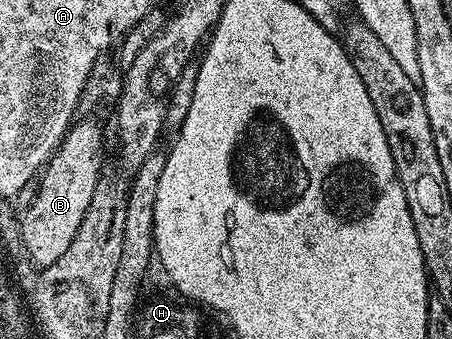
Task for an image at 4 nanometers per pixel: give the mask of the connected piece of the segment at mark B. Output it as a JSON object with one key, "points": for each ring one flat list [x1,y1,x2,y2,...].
{"points":[[86,116,81,120,71,125,51,156,36,188,38,202,34,203,28,221,20,229,21,249,29,254,38,268,54,264,60,256,64,256,64,252,68,252,76,232,80,232,84,212,88,212,88,206,92,204,92,192,96,192,98,175,104,170,102,130,93,122,93,117]]}

